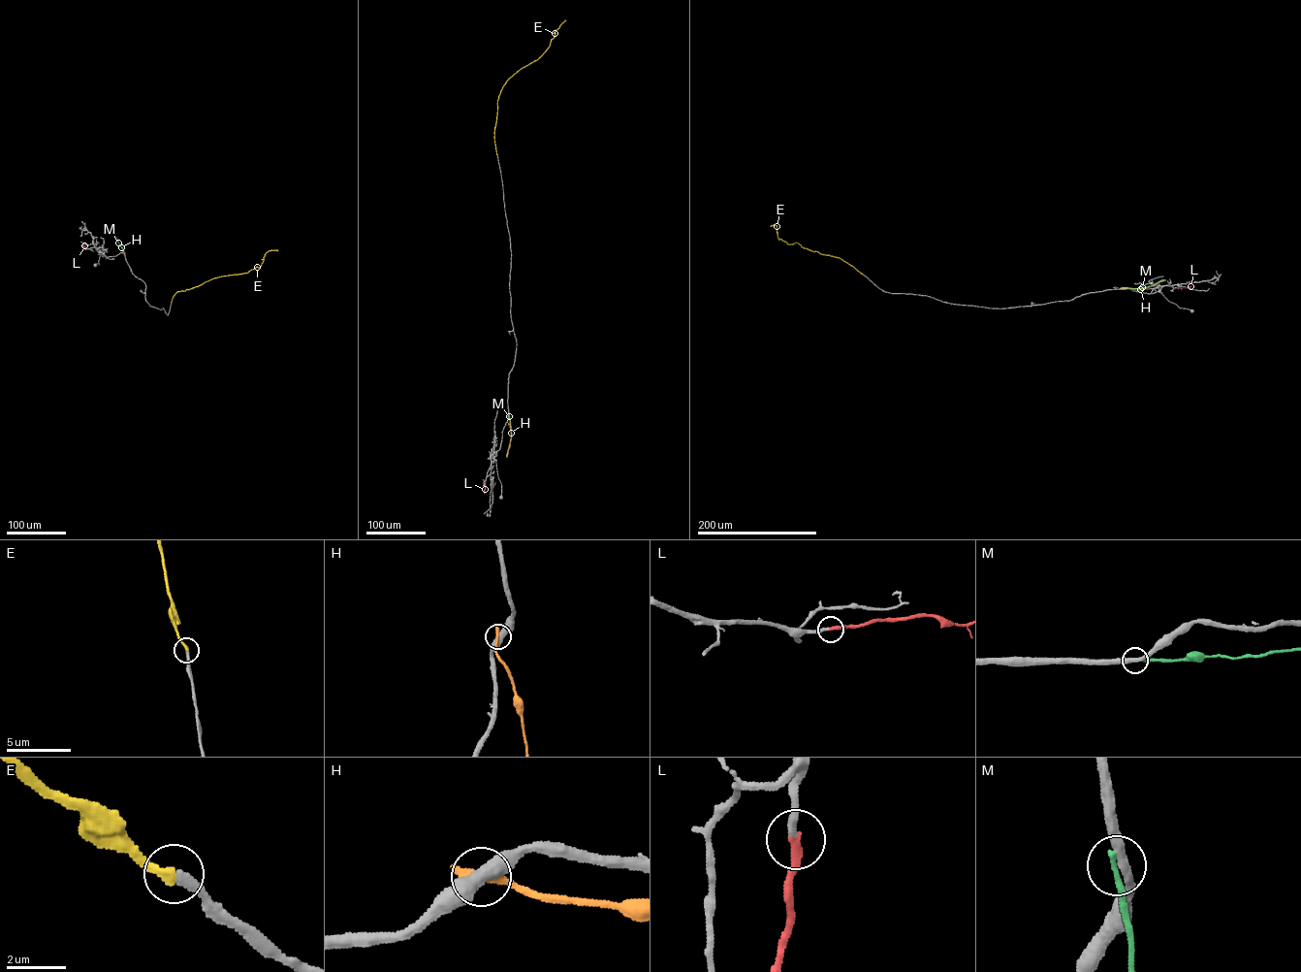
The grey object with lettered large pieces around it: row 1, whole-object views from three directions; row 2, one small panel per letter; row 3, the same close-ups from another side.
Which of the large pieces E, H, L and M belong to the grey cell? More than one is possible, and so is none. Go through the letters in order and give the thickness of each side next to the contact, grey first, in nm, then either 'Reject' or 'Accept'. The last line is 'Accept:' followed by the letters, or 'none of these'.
E: Thickness 280 nm (grey) against 280 nm. Accept
H: Thickness 460 nm (grey) against 320 nm. Reject
L: Thickness 260 nm (grey) against 320 nm. Accept
M: Thickness 320 nm (grey) against 200 nm. Reject
Accept: E, L

